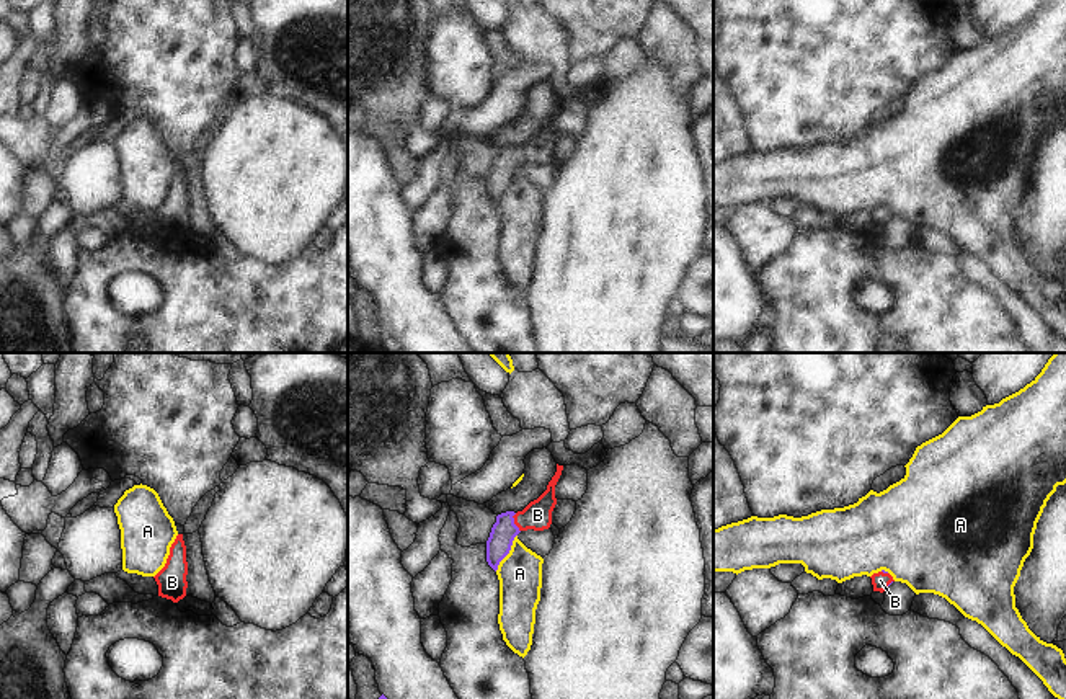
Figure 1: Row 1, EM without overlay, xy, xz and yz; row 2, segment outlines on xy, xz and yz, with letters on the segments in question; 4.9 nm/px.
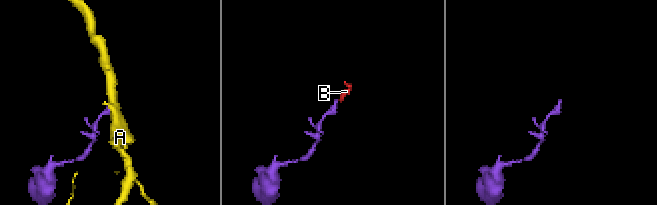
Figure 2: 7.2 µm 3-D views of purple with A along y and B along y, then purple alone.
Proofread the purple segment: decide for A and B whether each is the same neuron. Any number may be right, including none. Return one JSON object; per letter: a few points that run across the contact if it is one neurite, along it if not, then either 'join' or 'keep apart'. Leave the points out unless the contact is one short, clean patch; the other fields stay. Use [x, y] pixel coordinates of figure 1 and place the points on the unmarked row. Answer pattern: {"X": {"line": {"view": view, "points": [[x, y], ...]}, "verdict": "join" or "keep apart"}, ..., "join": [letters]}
{"A": {"verdict": "keep apart"}, "B": {"line": {"view": "xz", "points": [[503, 165], [513, 157], [537, 149]]}, "verdict": "join"}, "join": ["B"]}

